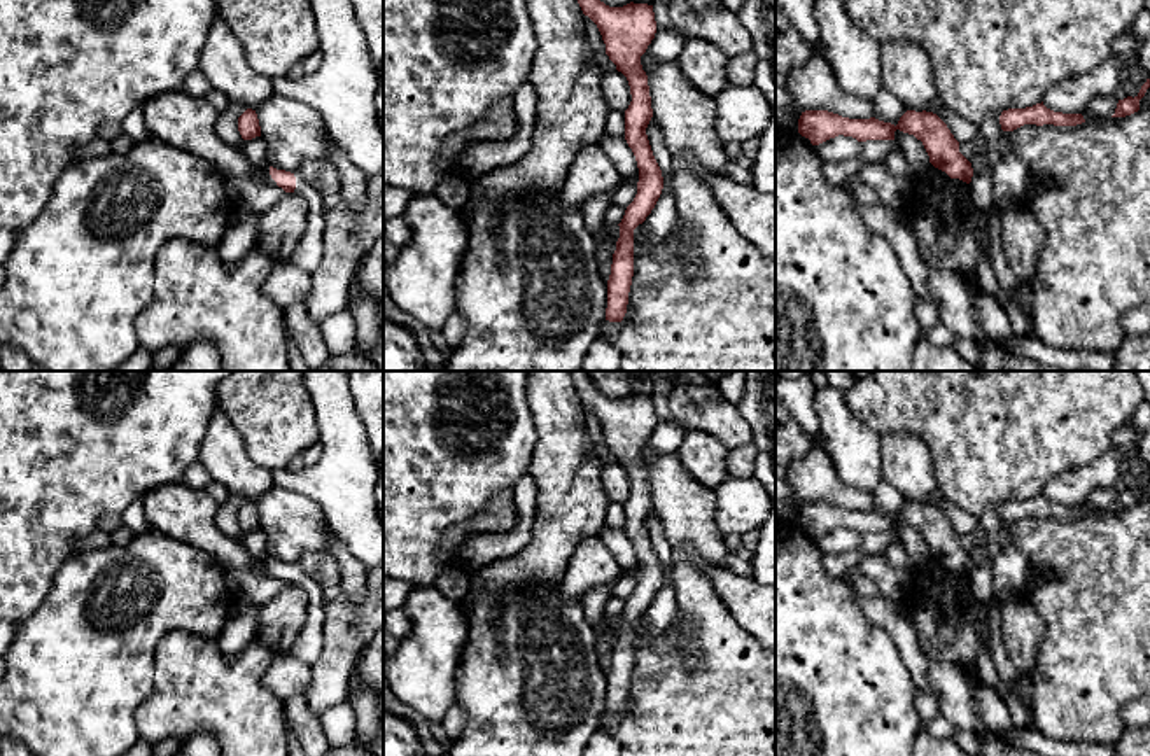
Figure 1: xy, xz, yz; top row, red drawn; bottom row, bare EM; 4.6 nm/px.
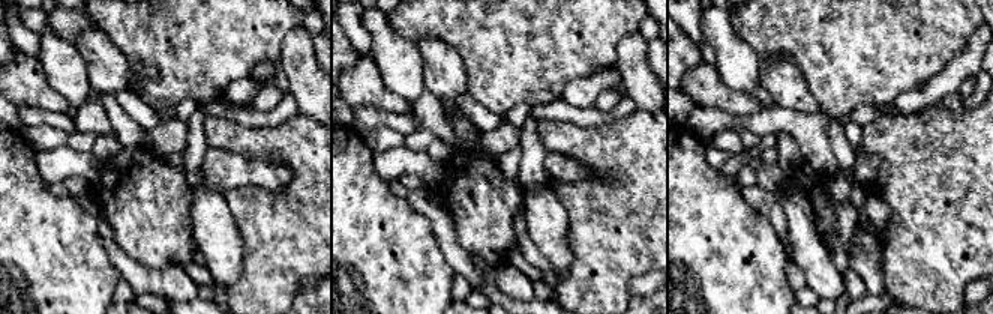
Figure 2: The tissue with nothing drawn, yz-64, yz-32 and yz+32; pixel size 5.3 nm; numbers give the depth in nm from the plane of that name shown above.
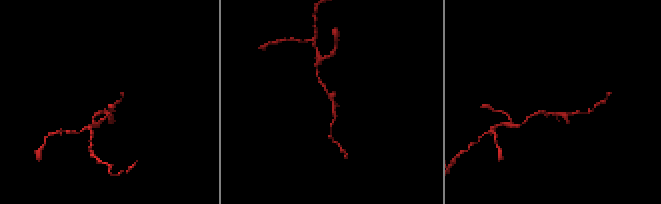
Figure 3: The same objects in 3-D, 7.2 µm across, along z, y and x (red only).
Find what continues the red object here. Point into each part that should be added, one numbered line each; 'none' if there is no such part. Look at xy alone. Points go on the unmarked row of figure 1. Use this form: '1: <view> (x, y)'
1: xy (307, 648)

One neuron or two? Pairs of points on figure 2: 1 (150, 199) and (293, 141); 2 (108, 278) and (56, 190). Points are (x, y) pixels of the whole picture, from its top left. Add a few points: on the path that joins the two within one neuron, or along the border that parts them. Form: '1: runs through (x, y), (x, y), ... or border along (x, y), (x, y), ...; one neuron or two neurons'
1: border along (219, 149), (248, 158), (276, 160), (288, 166); two neurons
2: border along (45, 185), (54, 196), (68, 196); two neurons

